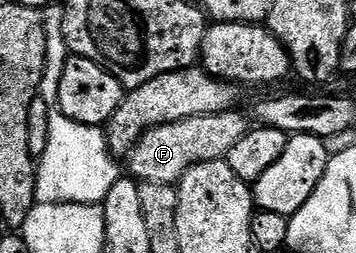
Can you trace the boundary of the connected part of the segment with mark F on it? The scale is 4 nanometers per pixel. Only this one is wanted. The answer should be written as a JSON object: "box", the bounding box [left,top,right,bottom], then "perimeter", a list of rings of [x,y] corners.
{"box":[127,108,250,186],"perimeter":[[[233,108],[220,114],[203,114],[155,126],[141,136],[138,144],[129,152],[127,173],[137,183],[153,182],[171,186],[179,183],[180,177],[198,164],[227,159],[230,148],[234,148],[234,144],[238,144],[238,140],[242,140],[242,136],[246,136],[250,129],[247,116],[238,111]]]}

